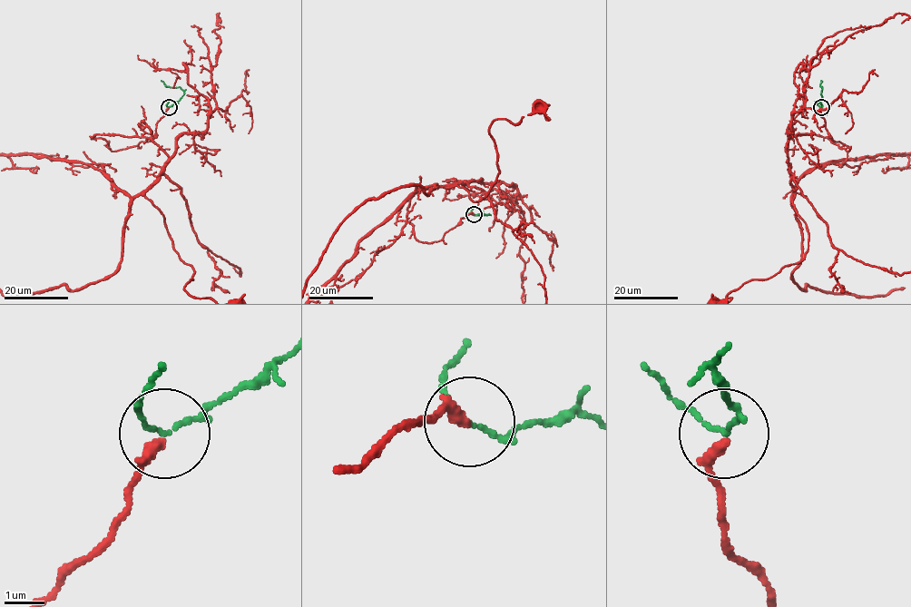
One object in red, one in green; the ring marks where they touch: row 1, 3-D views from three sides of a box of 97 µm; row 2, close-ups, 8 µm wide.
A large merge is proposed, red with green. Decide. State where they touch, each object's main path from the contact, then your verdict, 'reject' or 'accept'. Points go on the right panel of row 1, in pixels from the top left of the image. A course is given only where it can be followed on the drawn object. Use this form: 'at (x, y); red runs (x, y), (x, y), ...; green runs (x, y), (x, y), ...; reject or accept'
at (821, 107); red runs (821, 108), (829, 135), (850, 148), (814, 134), (788, 141), (804, 259); green runs (821, 107), (821, 80); accept

